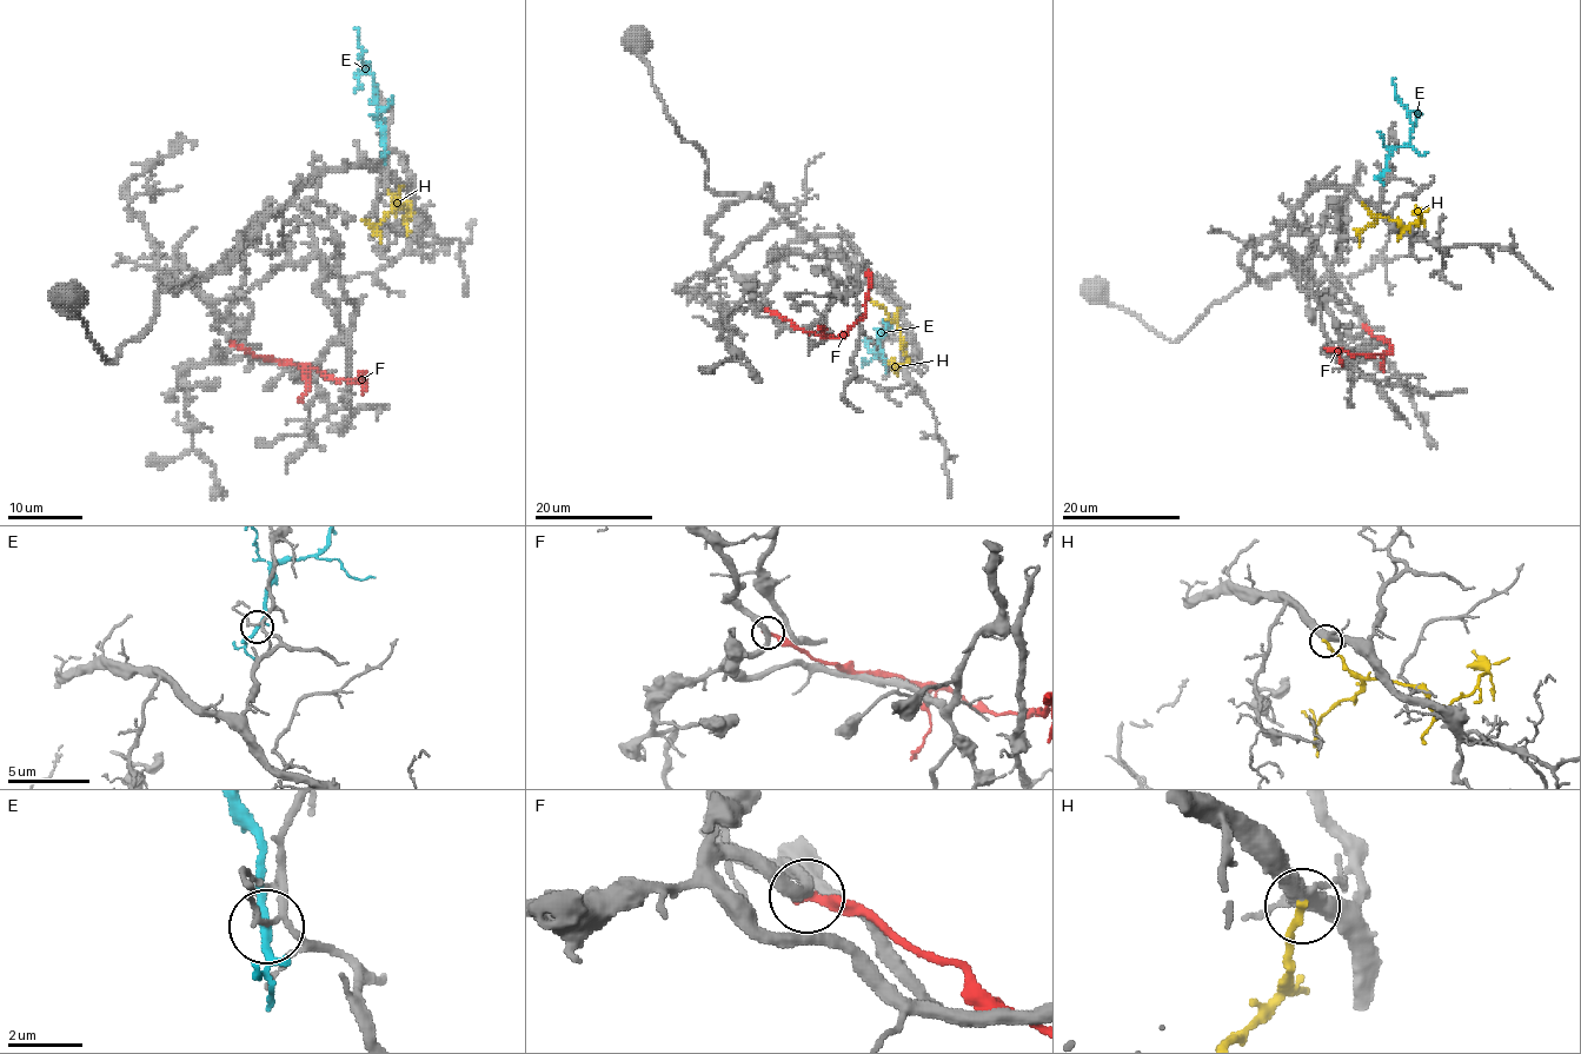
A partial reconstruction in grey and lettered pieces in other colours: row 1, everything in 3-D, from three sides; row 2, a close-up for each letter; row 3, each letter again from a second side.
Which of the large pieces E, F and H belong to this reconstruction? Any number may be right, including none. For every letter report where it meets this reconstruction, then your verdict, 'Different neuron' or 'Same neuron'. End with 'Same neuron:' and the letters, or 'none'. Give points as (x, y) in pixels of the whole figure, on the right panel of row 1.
E: Touches grey at (1383, 171). Different neuron
F: Touches grey at (1364, 325). Different neuron
H: Touches grey at (1362, 204). Different neuron
Same neuron: none

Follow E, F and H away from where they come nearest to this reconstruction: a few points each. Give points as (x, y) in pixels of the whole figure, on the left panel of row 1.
E: (384, 146), (376, 84), (353, 27)
F: (233, 342), (280, 363), (316, 366), (338, 379), (359, 379), (361, 373), (361, 392)
H: (400, 187), (399, 204), (406, 209), (409, 218), (412, 213), (410, 209), (387, 191)

